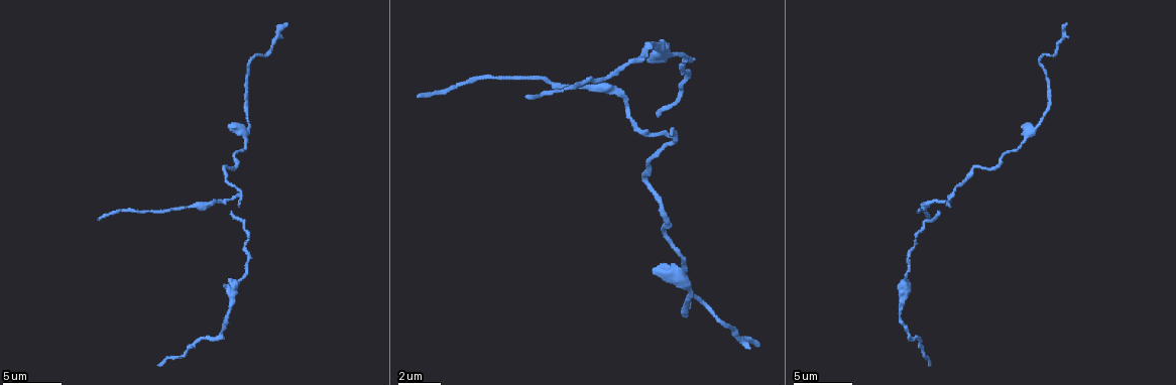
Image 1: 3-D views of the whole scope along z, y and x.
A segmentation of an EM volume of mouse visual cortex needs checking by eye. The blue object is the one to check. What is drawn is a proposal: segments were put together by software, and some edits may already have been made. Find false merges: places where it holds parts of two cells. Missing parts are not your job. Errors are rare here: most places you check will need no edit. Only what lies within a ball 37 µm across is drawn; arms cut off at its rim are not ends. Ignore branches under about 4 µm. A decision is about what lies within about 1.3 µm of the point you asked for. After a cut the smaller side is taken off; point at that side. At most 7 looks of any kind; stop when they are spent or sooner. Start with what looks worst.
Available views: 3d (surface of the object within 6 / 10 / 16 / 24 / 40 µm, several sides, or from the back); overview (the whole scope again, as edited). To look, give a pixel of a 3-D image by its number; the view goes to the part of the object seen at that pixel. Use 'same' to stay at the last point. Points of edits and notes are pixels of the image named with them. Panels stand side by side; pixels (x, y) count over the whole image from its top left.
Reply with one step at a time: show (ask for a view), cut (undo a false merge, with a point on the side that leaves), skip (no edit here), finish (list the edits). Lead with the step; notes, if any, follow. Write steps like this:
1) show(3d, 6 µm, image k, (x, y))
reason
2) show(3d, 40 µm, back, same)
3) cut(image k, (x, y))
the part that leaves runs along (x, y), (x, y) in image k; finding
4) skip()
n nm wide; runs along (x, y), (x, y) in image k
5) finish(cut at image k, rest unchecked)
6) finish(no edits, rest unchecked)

show(3d, 6 µm, image 1, (250, 60))
abrupt turn

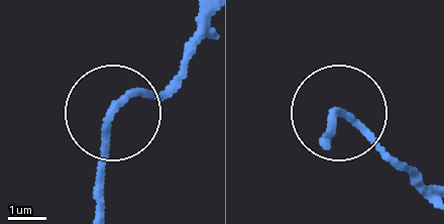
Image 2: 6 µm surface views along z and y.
skip()
runs along (322, 136), (335, 117), (351, 117), (406, 172) in image 2; continuous, no second cell

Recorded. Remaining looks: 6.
show(3d, 16 µm, image 1, (245, 129))
calibre changes

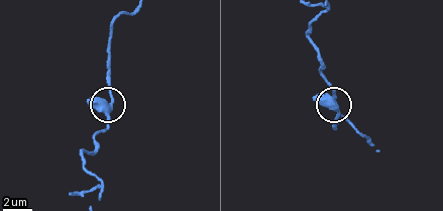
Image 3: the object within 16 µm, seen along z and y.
skip()
runs along (324, 9), (311, 37), (321, 74), (333, 91), (337, 127) in image 3; all the same cell

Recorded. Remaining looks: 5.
show(3d, 10 µm, image 1, (231, 305))
calibre changes

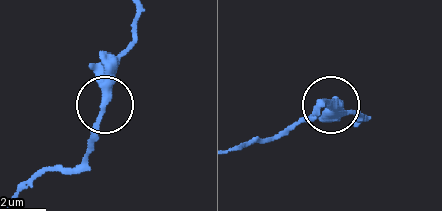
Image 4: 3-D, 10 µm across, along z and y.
show(3d, 10 µm, back, image 4, (105, 101))

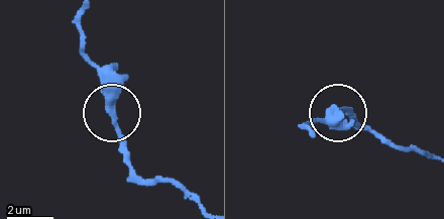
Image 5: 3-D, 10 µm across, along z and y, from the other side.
skip()
runs along (79, 18), (83, 52), (98, 76), (130, 167) in image 5; continuous, no second cell

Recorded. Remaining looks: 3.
finish(no edits, rest unchecked)

